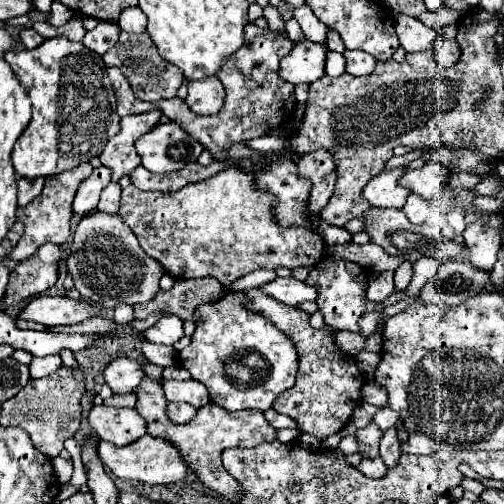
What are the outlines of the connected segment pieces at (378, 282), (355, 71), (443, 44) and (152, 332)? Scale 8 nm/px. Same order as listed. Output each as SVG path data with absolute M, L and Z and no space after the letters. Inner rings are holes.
M378 272L370 278L368 282L368 290L366 290L366 298L372 302L382 304L392 292L394 292L394 280L392 280L392 272Z
M346 50L344 58L346 58L346 72L352 76L366 76L376 66L376 60L362 50Z
M440 40L434 50L436 50L436 60L442 68L454 66L460 58L460 46L456 40Z
M166 316L162 318L156 326L148 328L146 332L146 340L152 342L152 344L164 344L164 346L174 346L182 336L184 336L184 330L182 330L182 320L178 316Z

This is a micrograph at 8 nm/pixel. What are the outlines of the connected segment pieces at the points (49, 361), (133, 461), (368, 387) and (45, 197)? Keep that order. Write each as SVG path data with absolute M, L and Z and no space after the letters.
M50 356L50 358L32 358L30 362L30 374L32 378L42 378L48 374L54 374L62 366L60 356Z
M148 434L138 438L138 442L132 442L130 446L122 446L122 448L100 440L96 446L96 452L102 466L122 480L136 480L136 482L146 482L146 484L172 484L184 478L188 470L186 462L180 458L178 450L170 442L148 436Z
M366 382L364 388L362 388L362 400L368 402L368 404L374 404L374 406L386 406L386 400L388 400L388 394L386 390L378 384L378 382Z
M80 162L78 166L74 166L74 170L64 170L62 174L50 176L44 180L44 188L42 194L38 198L34 198L34 202L30 202L30 206L20 206L16 218L24 224L24 236L18 240L18 244L10 250L8 258L20 262L26 260L28 256L32 256L44 242L52 242L52 244L66 244L66 240L70 238L70 218L72 218L72 200L74 194L80 186L80 182L92 172L90 162Z

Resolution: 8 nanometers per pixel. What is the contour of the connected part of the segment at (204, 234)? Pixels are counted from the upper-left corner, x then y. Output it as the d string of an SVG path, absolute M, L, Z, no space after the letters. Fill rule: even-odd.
M226 168L170 194L144 192L130 184L122 190L118 214L132 228L144 252L158 260L172 278L212 276L218 278L222 286L228 286L258 268L310 268L322 260L322 238L302 226L278 226L272 220L274 202L270 194L254 190L254 178L248 172Z

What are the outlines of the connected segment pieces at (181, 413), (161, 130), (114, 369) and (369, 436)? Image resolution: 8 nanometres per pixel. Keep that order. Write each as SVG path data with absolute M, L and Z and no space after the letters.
M176 402L176 404L168 404L168 416L176 422L176 424L186 424L194 418L194 406L186 406L182 402Z
M166 122L138 138L136 150L146 170L166 174L180 170L190 162L196 162L204 148L180 126L176 126L174 122Z
M126 356L112 360L104 370L104 380L110 384L112 392L116 392L116 394L134 390L142 378L144 378L142 364L138 360L126 358Z
M370 422L366 428L356 432L356 440L358 440L358 454L362 458L376 458L378 456L378 444L382 438L382 430Z

